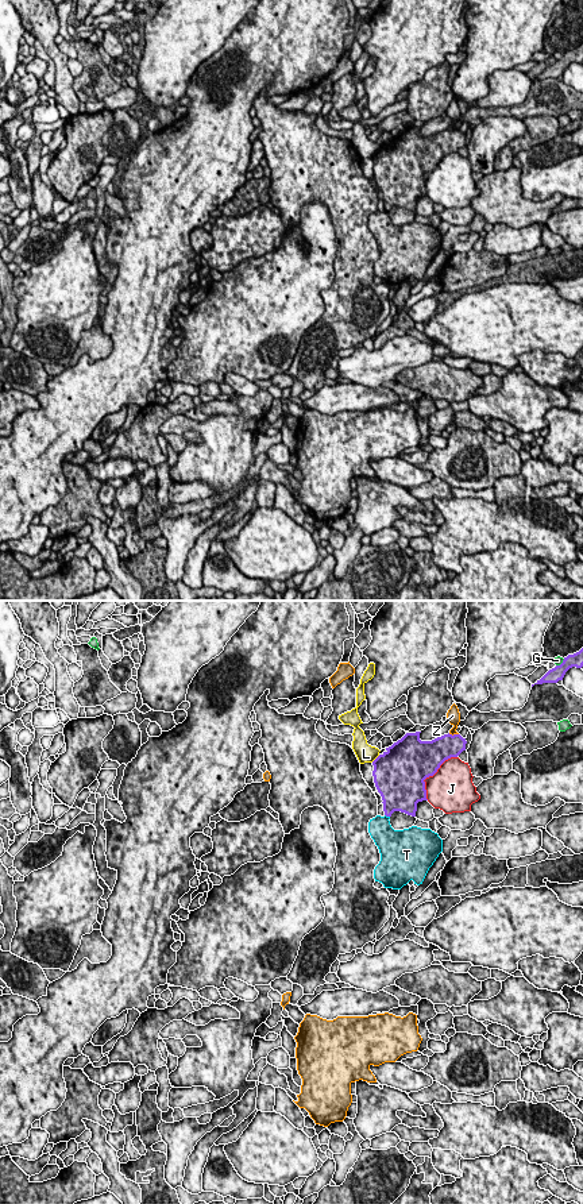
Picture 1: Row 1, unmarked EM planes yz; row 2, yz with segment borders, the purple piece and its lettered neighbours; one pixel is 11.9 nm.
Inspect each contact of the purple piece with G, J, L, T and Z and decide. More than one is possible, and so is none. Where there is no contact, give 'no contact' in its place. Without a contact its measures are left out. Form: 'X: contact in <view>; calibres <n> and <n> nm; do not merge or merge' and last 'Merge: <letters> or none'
G: contact in yz; calibres 170 and 100 nm; do not merge
J: contact in yz; calibres 480 and 480 nm; do not merge
L: contact in yz; calibres 480 and 220 nm; do not merge
T: contact in yz; calibres 340 and 280 nm; do not merge
Z: contact in yz; calibres 280 and 160 nm; do not merge
Merge: none

